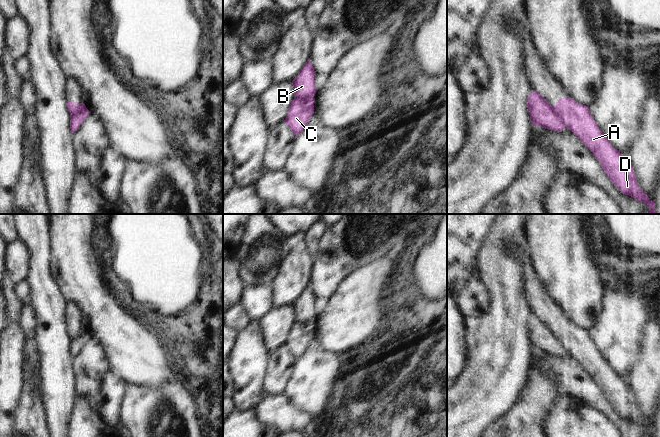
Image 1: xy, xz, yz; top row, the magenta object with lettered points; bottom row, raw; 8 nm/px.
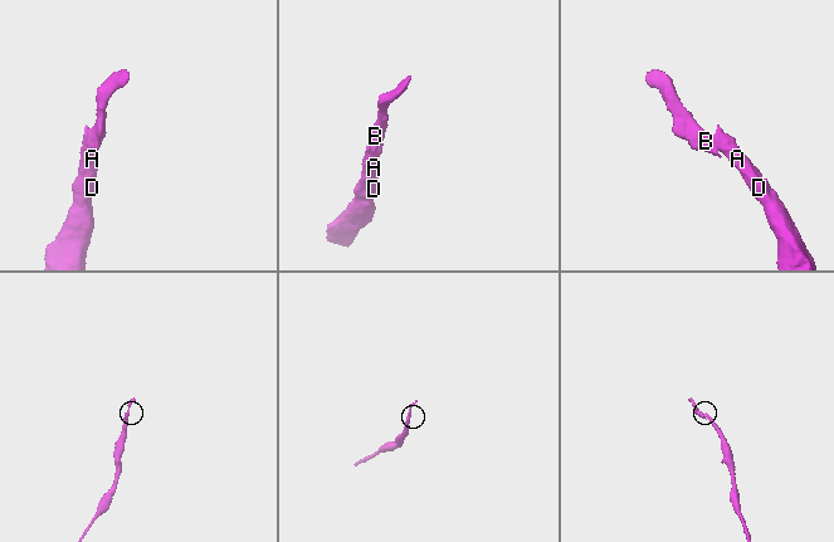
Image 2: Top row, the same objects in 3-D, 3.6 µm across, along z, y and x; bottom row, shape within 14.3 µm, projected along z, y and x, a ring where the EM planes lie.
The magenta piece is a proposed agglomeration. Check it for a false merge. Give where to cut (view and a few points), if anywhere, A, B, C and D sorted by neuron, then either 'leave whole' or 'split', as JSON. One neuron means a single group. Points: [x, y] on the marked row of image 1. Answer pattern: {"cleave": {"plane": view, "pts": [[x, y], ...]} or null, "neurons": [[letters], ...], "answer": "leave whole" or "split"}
{"cleave": {"plane": "yz", "pts": [[551, 106], [564, 125]]}, "neurons": [["A", "C", "D"], ["B"]], "answer": "split"}

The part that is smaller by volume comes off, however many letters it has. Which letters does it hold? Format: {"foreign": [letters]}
{"foreign": ["B"]}

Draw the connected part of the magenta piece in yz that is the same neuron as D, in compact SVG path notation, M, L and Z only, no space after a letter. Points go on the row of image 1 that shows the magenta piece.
M563 97L553 106L564 126L579 137L583 144L599 160L610 181L625 195L646 203L648 214L656 214L654 203L639 187L635 171L628 158L615 149L599 129L588 106L577 103L571 97Z

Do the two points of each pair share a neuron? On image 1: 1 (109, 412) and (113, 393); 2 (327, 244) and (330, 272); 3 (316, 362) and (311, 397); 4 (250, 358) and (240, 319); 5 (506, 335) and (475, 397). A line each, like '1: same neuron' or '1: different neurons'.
1: same neuron
2: same neuron
3: same neuron
4: different neurons
5: same neuron

